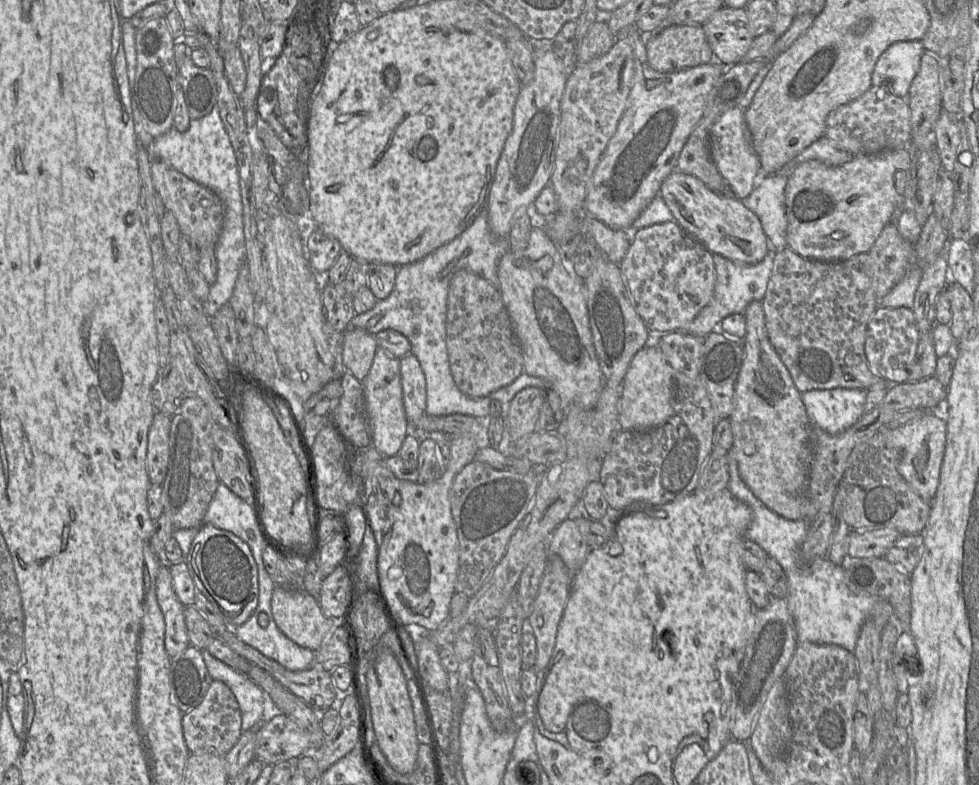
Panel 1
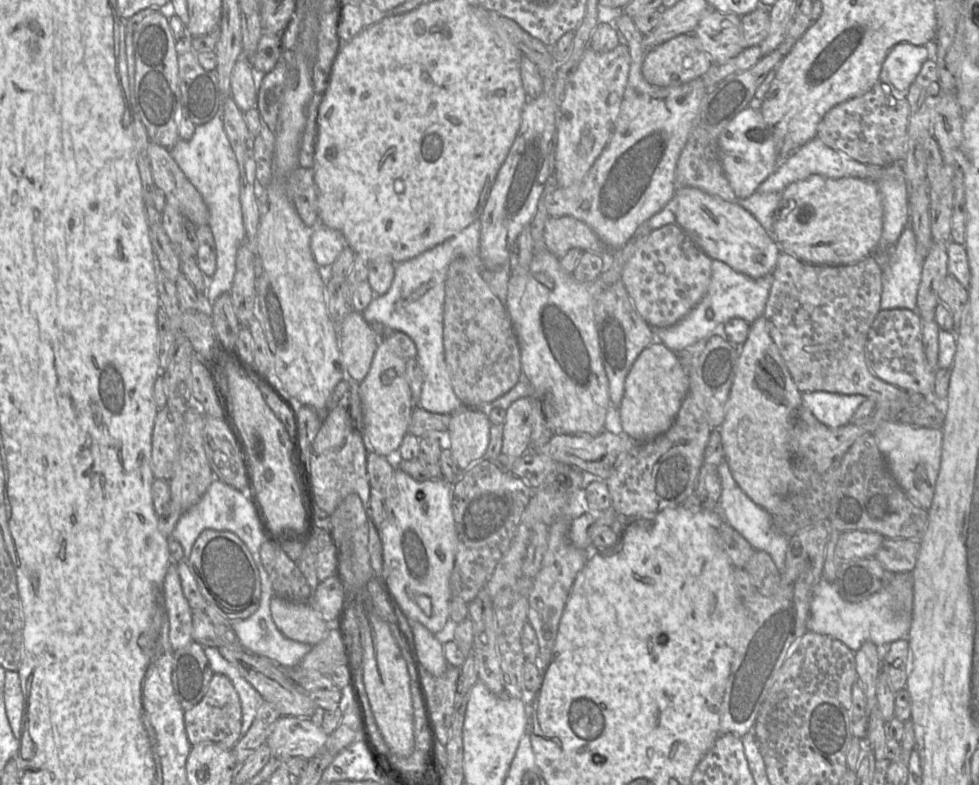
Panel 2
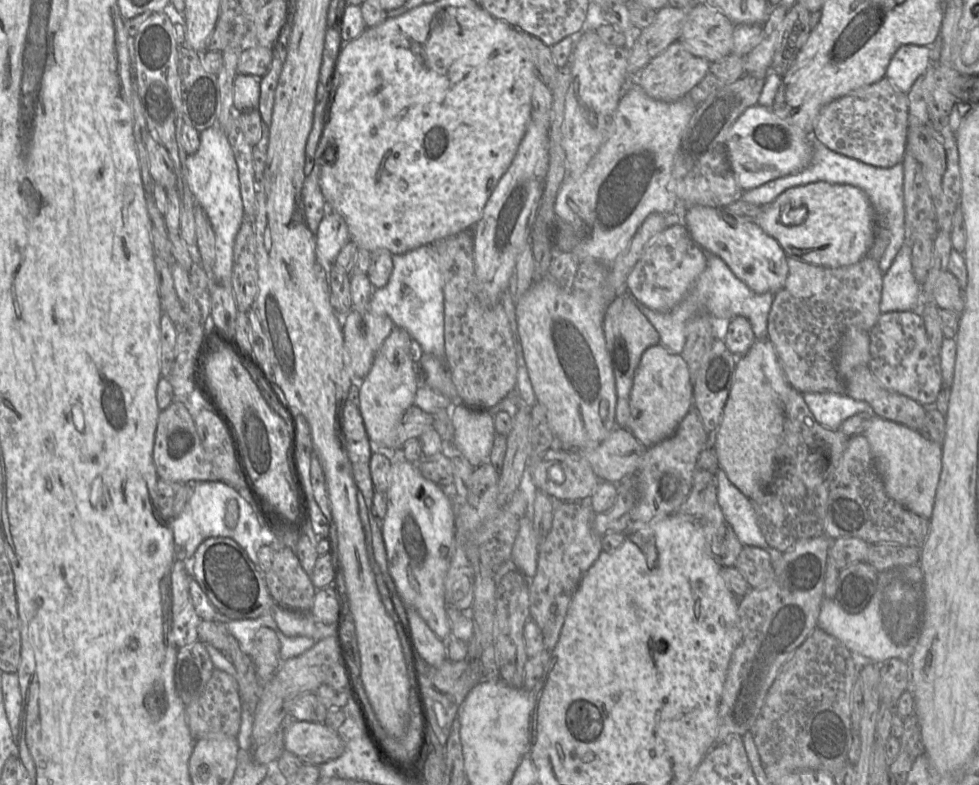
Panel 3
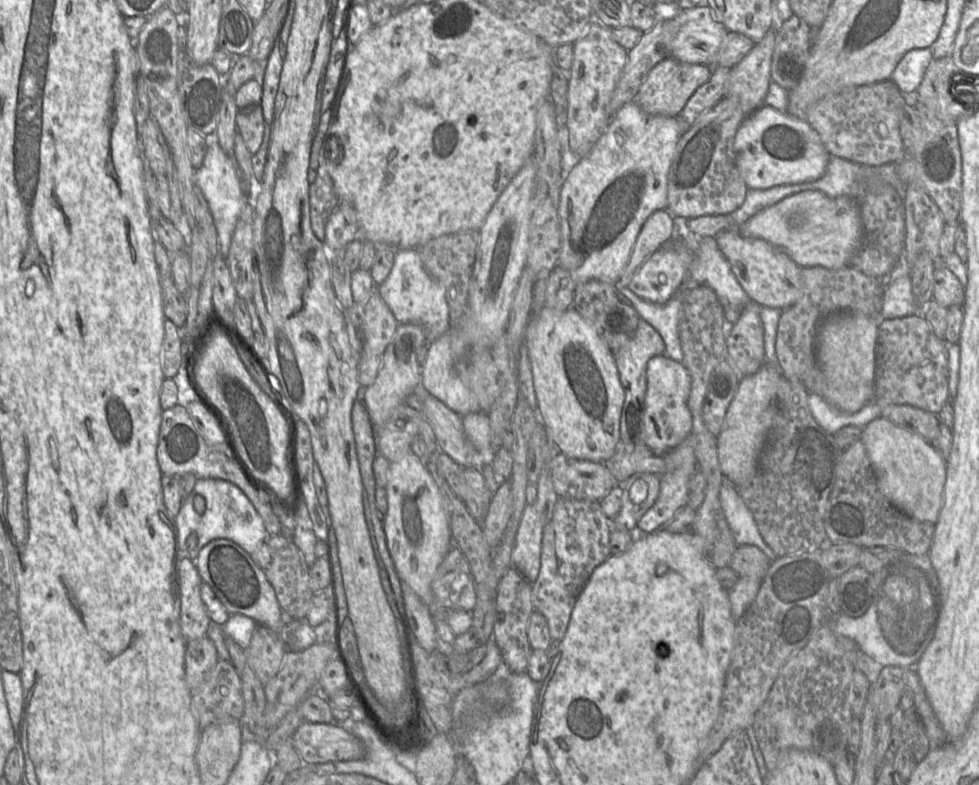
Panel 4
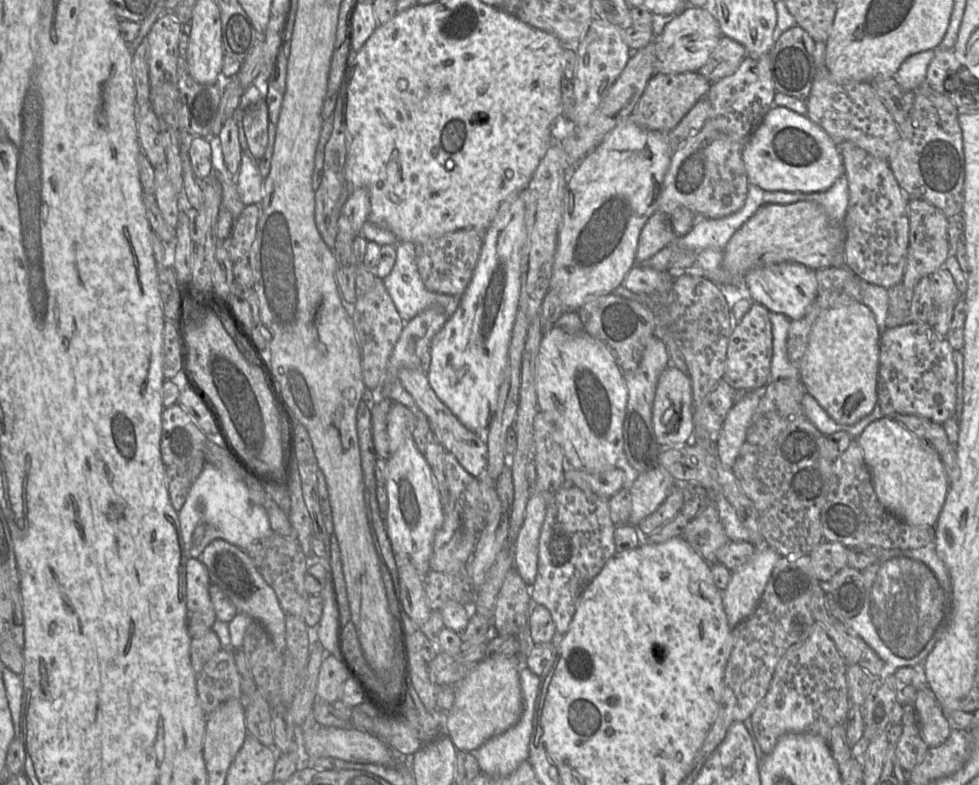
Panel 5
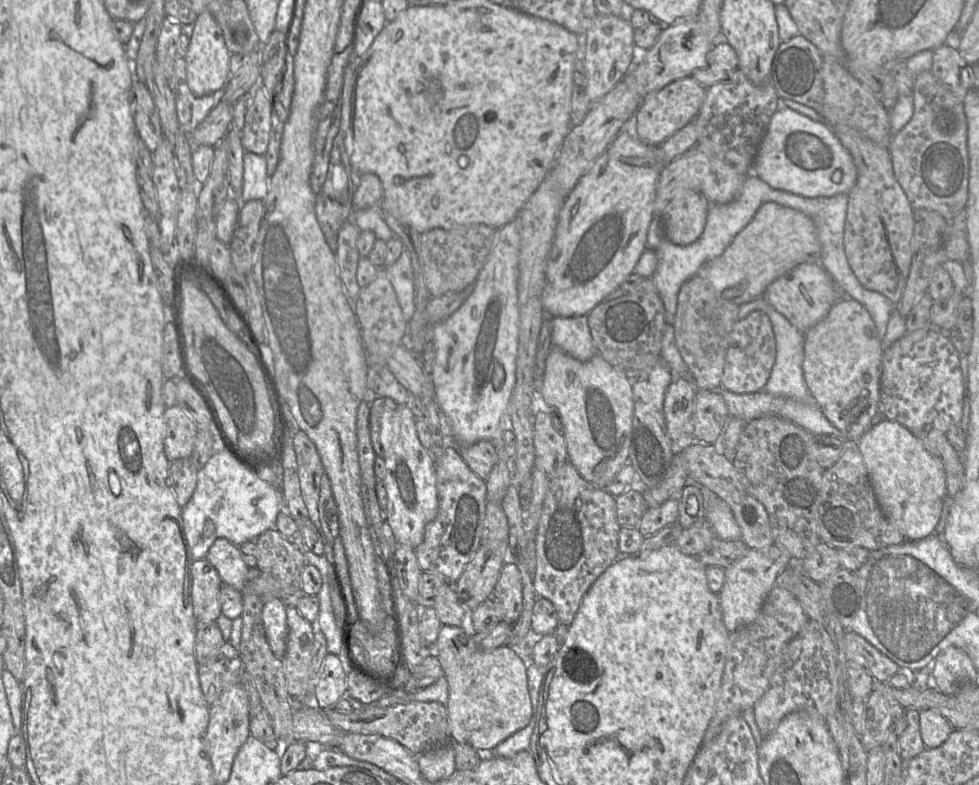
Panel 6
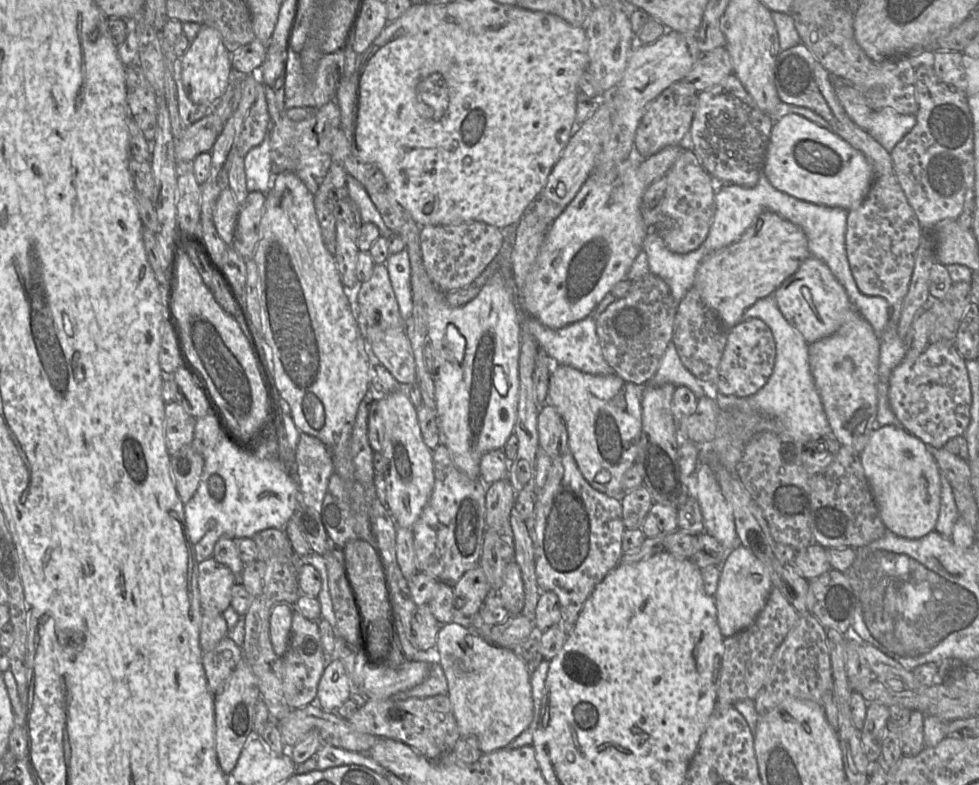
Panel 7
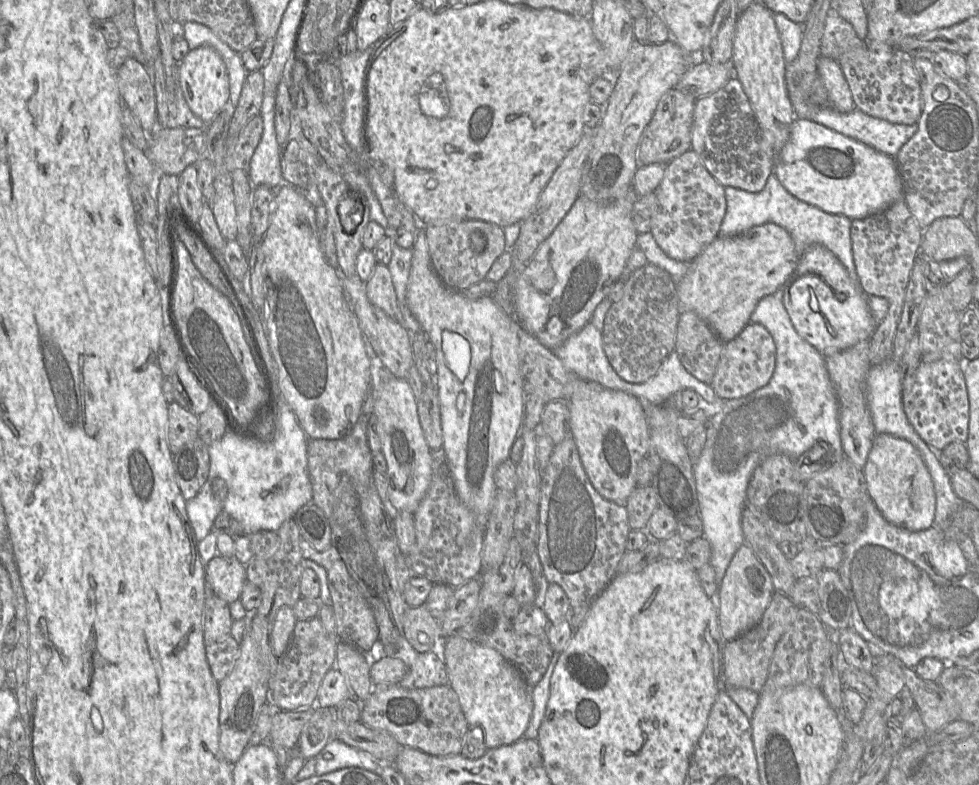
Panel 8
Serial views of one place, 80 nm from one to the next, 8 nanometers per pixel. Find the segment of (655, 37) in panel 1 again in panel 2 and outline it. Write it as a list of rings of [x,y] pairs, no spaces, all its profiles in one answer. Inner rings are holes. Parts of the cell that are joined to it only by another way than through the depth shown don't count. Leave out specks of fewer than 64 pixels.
[[[694,33],[678,35],[646,53],[642,65],[645,80],[654,86],[672,87],[701,78],[712,65],[710,56],[704,51]]]

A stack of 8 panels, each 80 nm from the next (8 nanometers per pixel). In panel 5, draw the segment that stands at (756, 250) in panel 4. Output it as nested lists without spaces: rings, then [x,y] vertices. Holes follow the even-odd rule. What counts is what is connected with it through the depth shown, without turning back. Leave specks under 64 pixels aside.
[[[781,262],[757,266],[744,276],[753,302],[763,305],[768,311],[782,313],[790,320],[804,316],[817,295],[816,270],[793,262]]]

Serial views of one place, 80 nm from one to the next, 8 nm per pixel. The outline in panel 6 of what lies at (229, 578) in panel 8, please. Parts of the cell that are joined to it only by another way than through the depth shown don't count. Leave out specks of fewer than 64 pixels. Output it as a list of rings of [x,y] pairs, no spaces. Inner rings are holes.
[[[206,559],[193,561],[190,572],[191,600],[196,623],[214,623],[221,615],[221,578]]]

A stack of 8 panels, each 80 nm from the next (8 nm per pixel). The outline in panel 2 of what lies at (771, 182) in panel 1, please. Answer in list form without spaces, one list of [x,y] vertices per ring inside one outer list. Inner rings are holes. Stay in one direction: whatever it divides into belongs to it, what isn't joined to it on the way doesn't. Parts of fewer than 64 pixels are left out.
[[[756,191],[745,199],[736,198],[734,202],[752,214],[767,234],[774,238],[773,218],[780,200],[780,192],[763,193]]]

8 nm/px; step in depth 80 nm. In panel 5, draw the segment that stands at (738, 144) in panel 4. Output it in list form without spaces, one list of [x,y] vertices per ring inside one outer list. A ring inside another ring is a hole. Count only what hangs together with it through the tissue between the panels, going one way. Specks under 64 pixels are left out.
[[[774,106],[742,146],[749,184],[767,191],[823,192],[844,173],[841,153],[829,135],[806,115]]]

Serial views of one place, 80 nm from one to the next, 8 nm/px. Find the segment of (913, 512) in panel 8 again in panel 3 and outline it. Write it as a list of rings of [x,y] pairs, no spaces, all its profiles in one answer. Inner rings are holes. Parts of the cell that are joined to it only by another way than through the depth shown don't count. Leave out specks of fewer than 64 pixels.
[[[874,413],[868,415],[863,434],[869,443],[875,466],[888,496],[915,514],[929,519],[942,470],[941,444],[932,441],[921,431]]]

